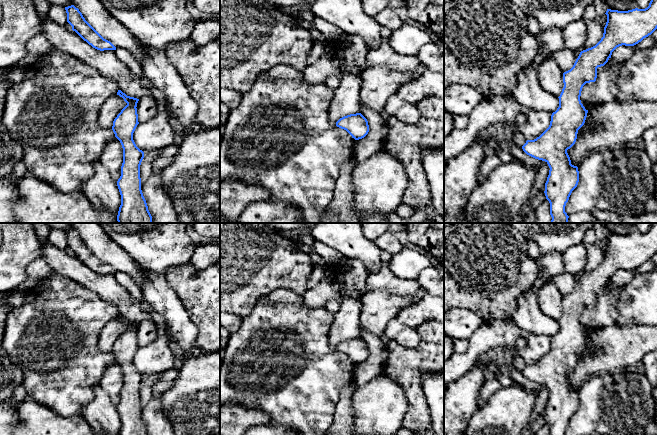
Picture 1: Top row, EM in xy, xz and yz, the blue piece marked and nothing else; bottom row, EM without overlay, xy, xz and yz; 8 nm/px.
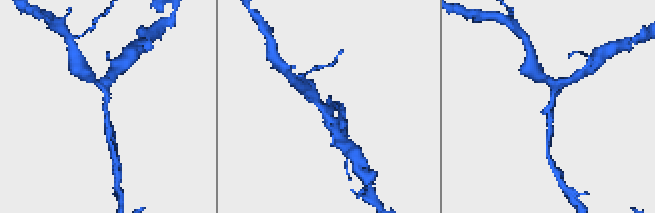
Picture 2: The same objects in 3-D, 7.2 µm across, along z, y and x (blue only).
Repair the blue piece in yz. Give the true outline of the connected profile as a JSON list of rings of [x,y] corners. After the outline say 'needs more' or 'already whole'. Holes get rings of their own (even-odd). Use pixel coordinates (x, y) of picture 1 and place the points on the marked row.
[[[651,0],[645,9],[618,11],[607,9],[607,22],[601,40],[593,47],[580,52],[573,67],[563,73],[564,87],[559,98],[559,107],[551,115],[549,127],[536,139],[527,140],[523,151],[538,160],[545,161],[550,170],[545,183],[545,196],[550,203],[551,223],[568,223],[566,203],[579,182],[578,167],[571,164],[567,150],[576,142],[578,130],[584,125],[588,110],[581,103],[580,96],[586,83],[595,82],[597,68],[604,66],[612,52],[619,46],[634,46],[657,29],[657,0]]]; already whole

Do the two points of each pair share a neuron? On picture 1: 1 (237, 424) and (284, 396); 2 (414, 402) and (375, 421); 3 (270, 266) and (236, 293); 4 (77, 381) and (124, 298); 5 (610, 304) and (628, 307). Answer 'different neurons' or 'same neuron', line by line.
1: different neurons
2: different neurons
3: same neuron
4: different neurons
5: different neurons

